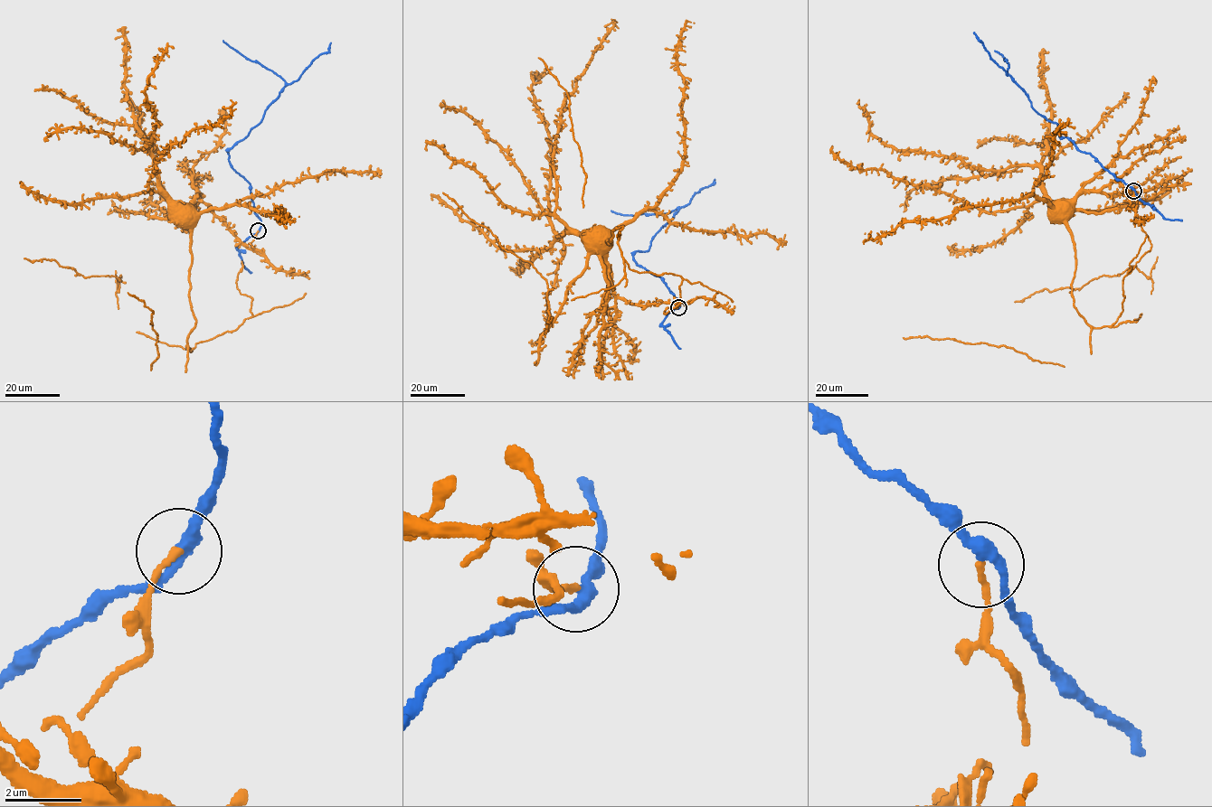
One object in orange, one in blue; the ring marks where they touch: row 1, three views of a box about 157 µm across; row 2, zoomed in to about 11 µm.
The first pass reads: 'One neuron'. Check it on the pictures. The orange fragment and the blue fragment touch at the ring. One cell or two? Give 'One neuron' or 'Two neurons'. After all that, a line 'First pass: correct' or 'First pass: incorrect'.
Two neurons
First pass: incorrect

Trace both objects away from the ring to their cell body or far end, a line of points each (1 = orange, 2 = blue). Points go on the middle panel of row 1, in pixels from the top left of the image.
1: (678, 307), (670, 305), (675, 302), (639, 306), (618, 297), (610, 279), (600, 232)
2: (677, 307), (662, 279), (637, 265), (633, 254), (648, 249), (677, 209), (631, 216), (610, 211)

